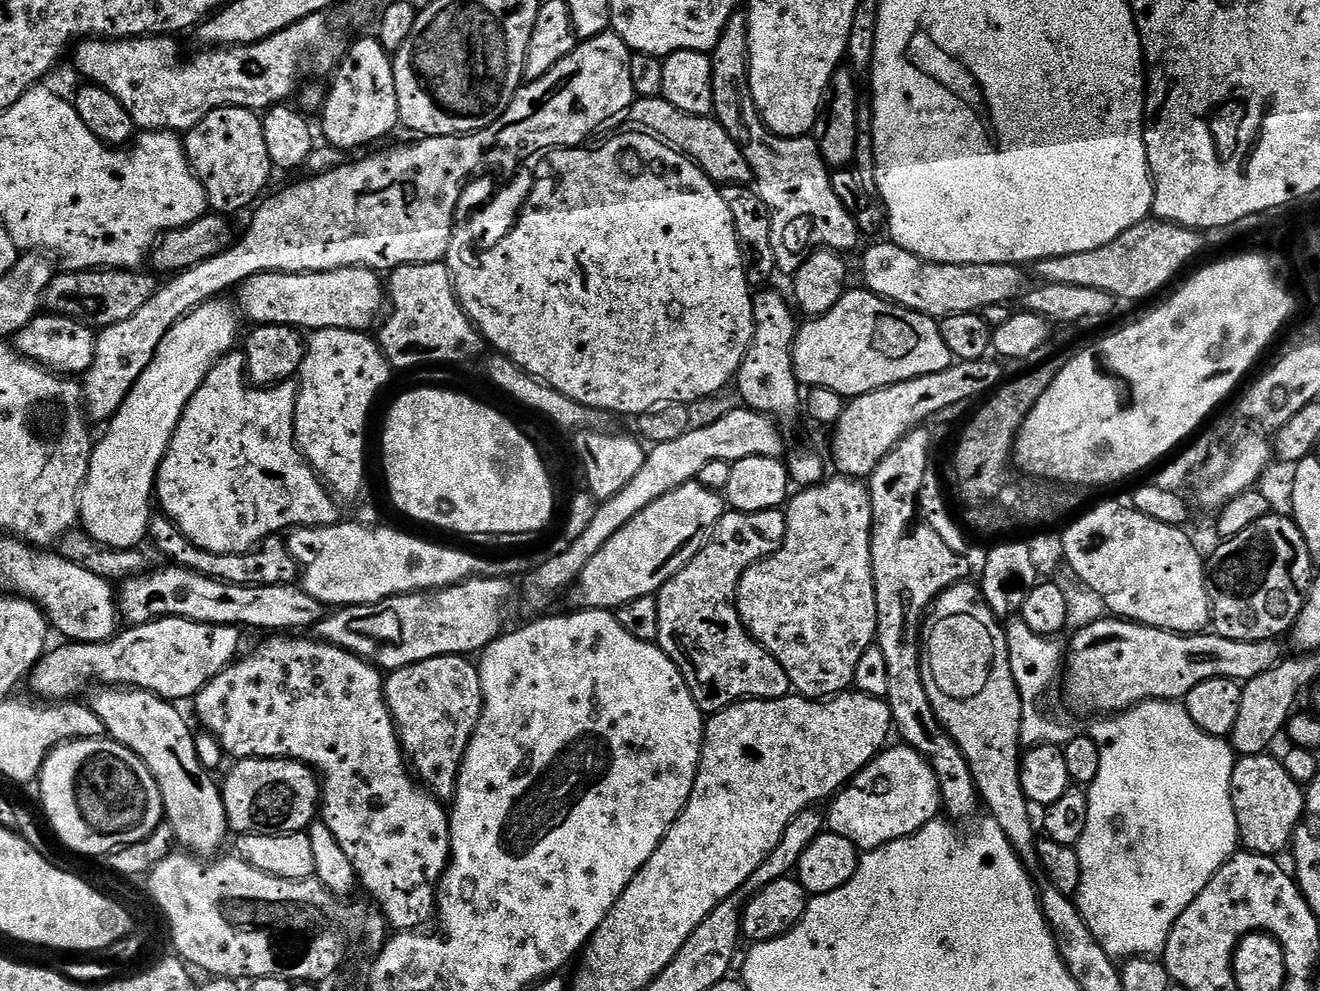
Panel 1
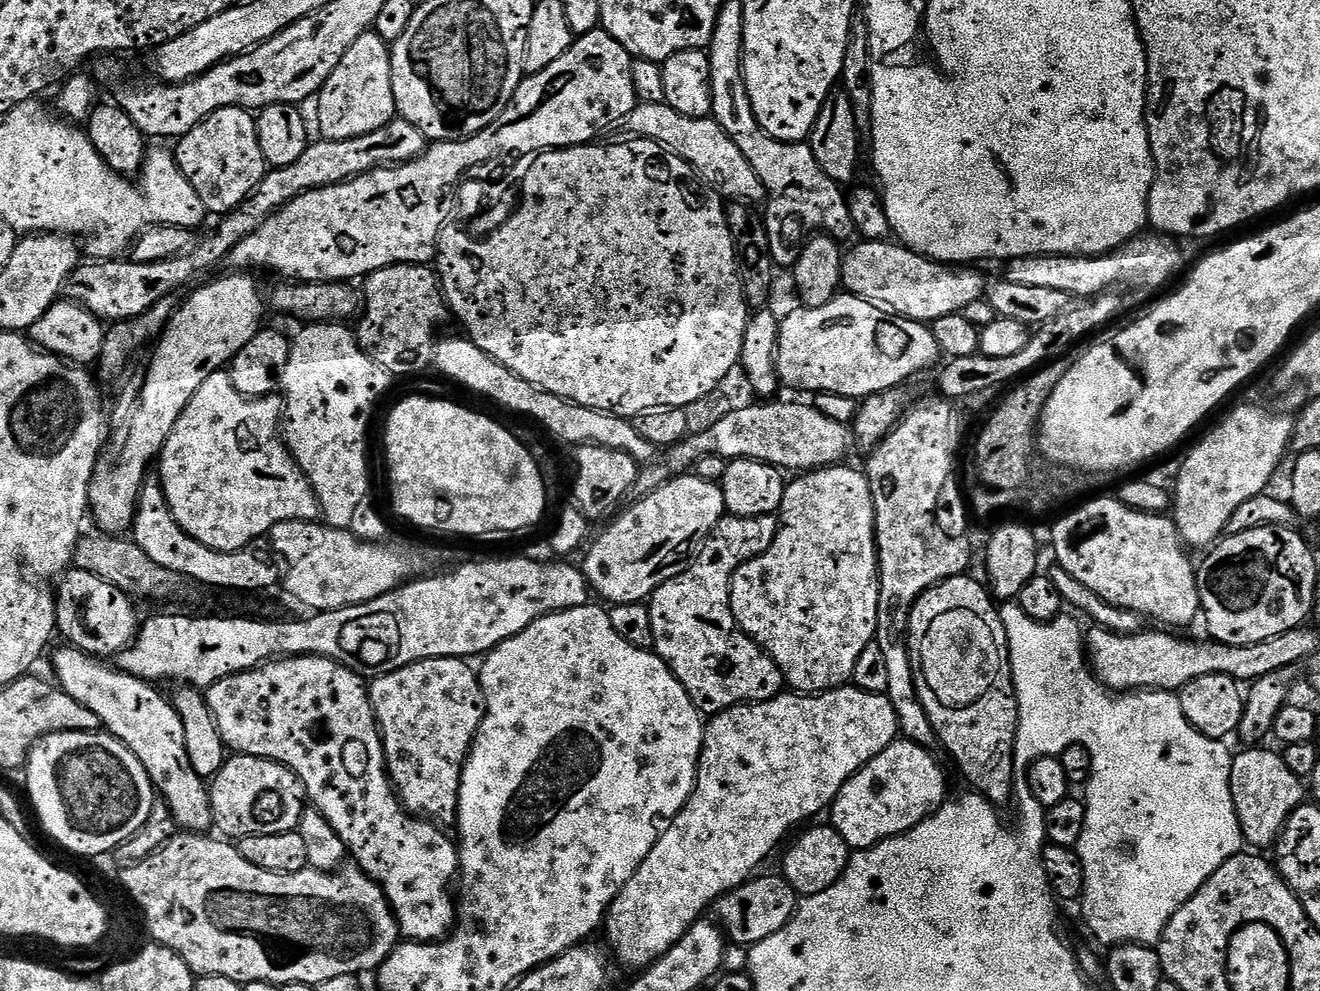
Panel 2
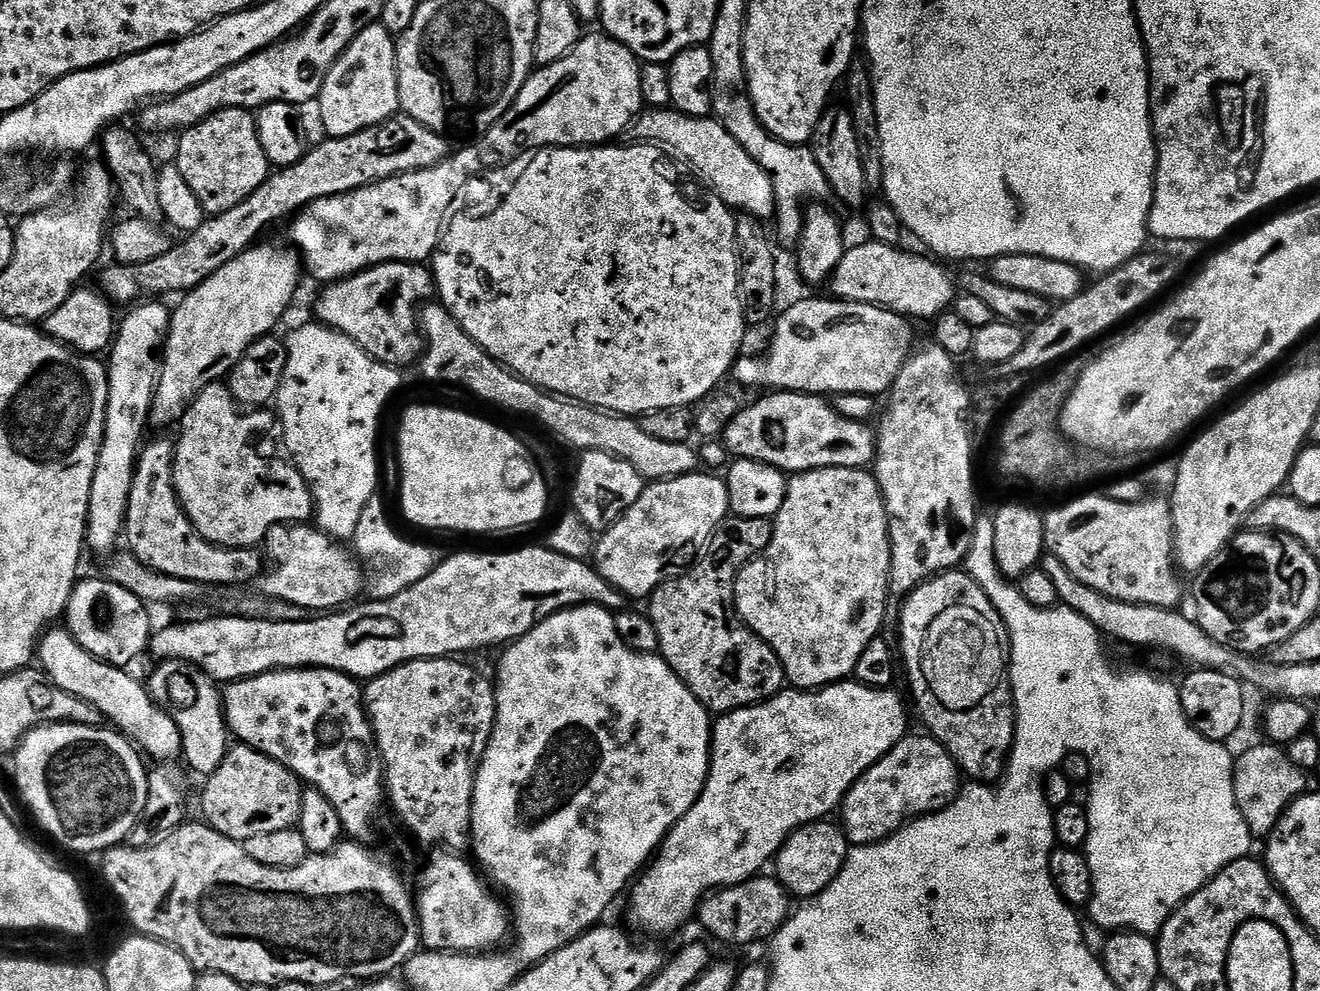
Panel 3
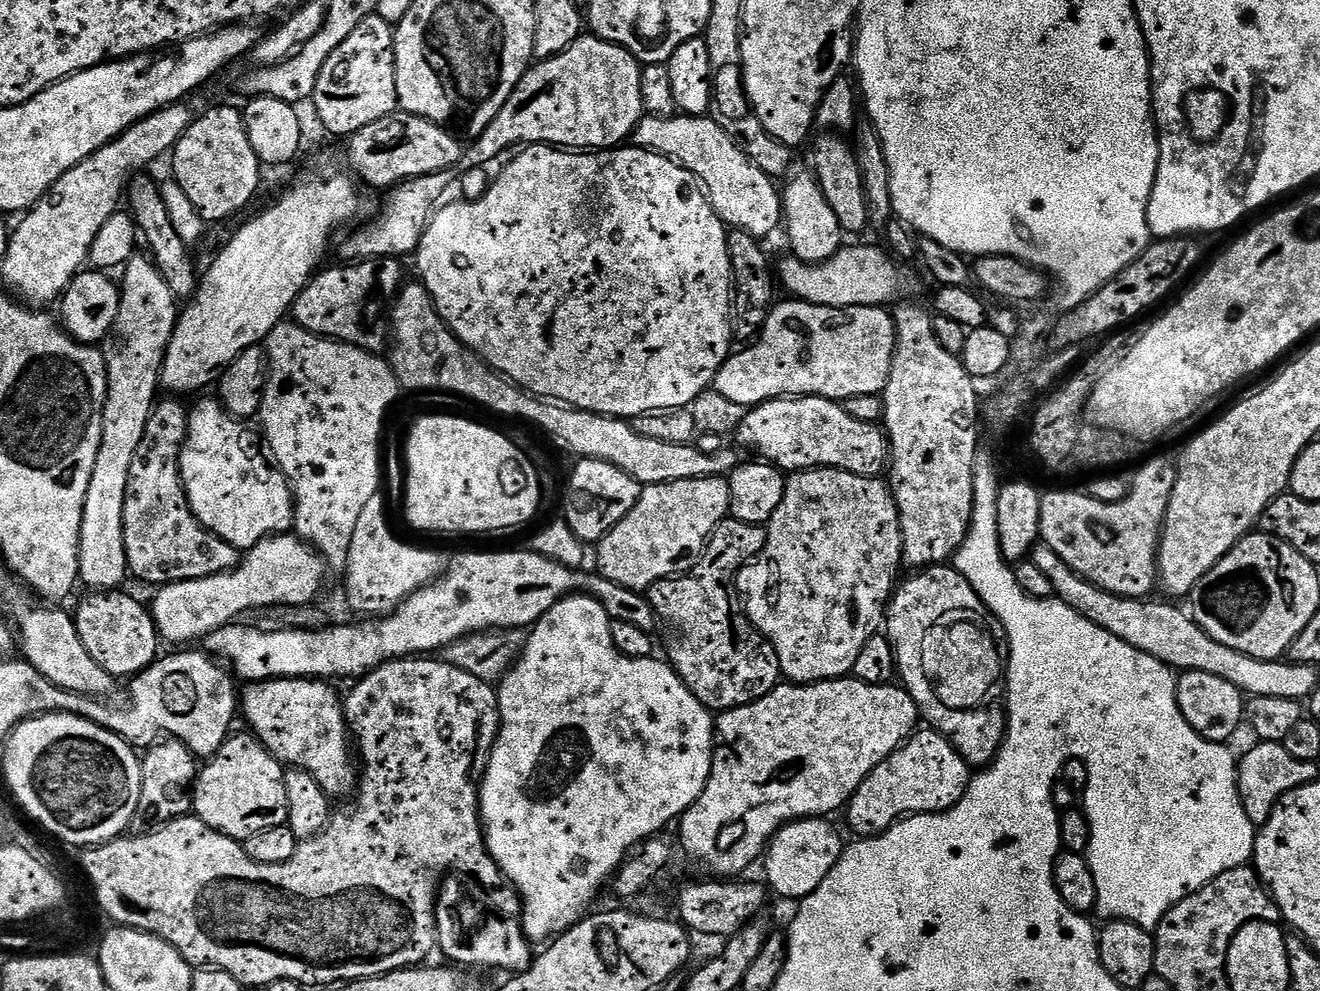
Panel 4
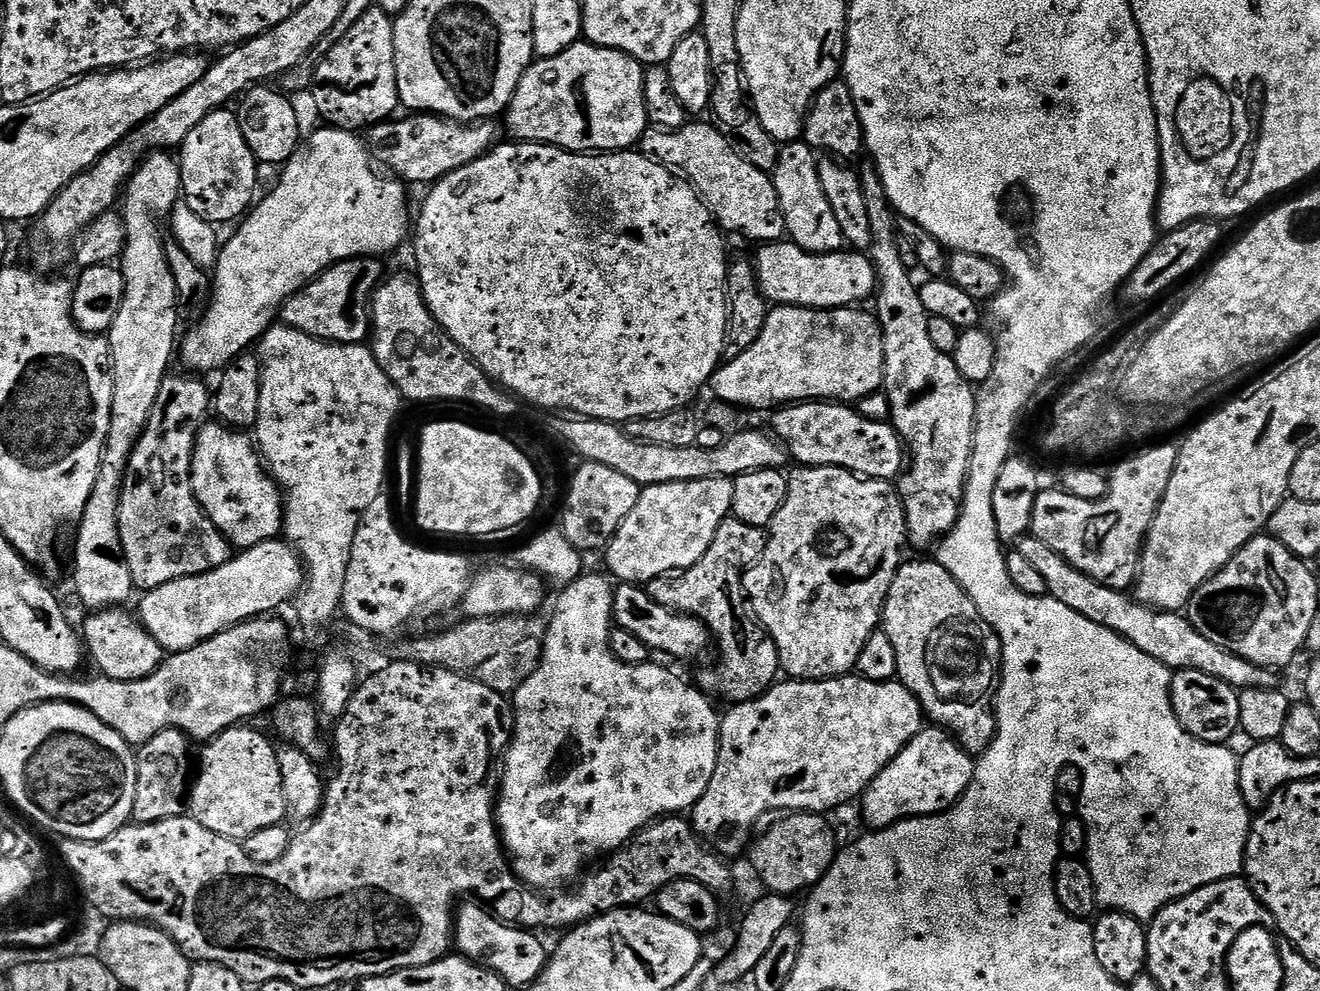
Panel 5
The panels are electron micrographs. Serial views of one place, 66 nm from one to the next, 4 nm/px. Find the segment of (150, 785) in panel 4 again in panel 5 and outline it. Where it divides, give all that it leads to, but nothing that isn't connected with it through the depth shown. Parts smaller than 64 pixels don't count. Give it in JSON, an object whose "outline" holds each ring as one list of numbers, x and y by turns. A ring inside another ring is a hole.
{"outline":[[167,728,150,742,139,745,136,758,136,797,132,820,138,824,162,822,166,818,183,816,192,803,194,760,188,757,190,737,179,728]]}

